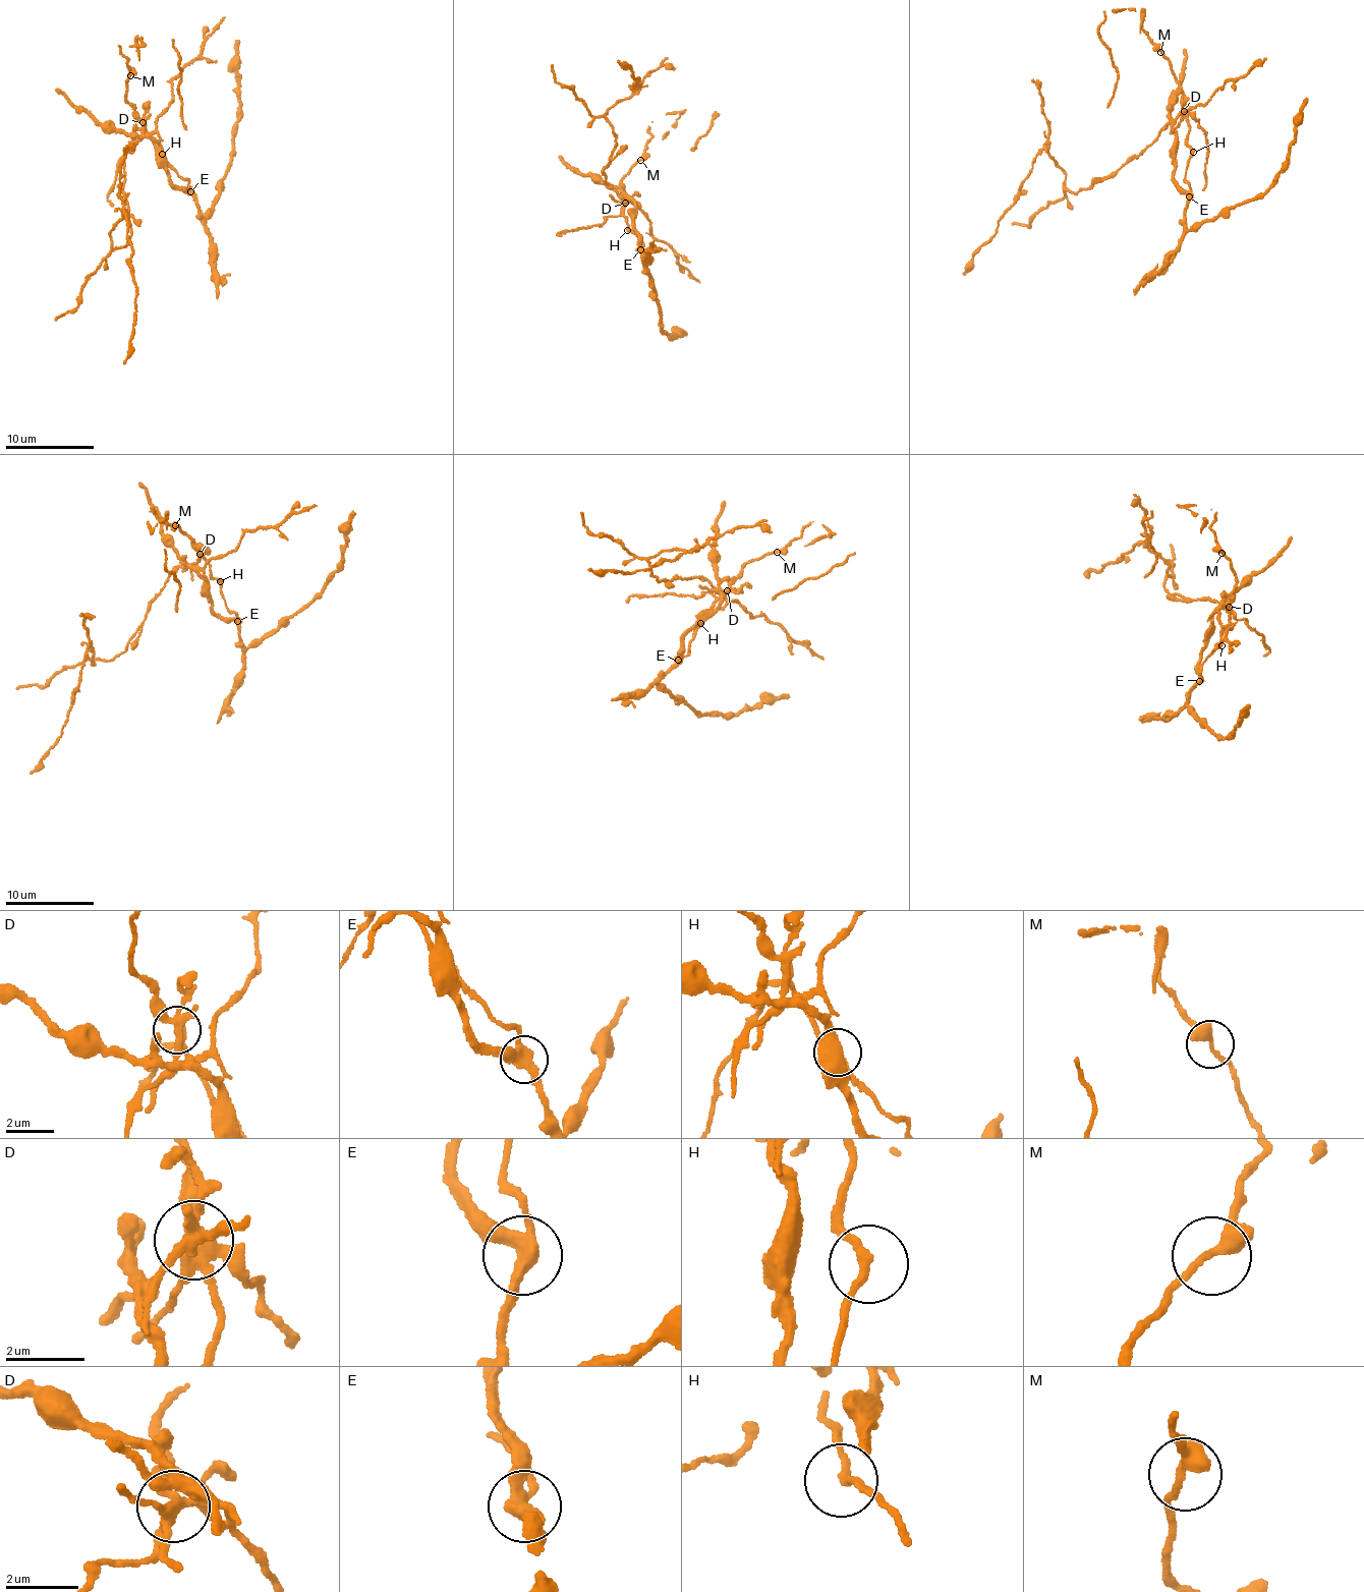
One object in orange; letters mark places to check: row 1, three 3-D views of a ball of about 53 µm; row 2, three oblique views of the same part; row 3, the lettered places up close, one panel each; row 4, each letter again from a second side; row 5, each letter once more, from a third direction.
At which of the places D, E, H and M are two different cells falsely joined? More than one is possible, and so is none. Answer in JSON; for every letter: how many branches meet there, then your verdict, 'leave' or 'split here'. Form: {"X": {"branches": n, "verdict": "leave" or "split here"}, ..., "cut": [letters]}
{"D": {"branches": 5, "verdict": "split here"}, "E": {"branches": 3, "verdict": "split here"}, "H": {"branches": 2, "verdict": "leave"}, "M": {"branches": 3, "verdict": "leave"}, "cut": ["D", "E"]}

